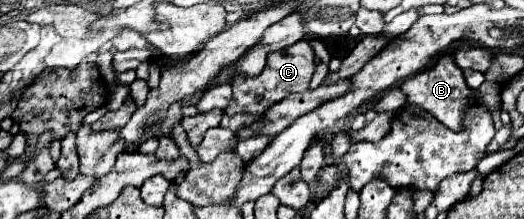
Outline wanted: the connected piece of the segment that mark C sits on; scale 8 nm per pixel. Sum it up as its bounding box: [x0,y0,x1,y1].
[225,41,315,115]

